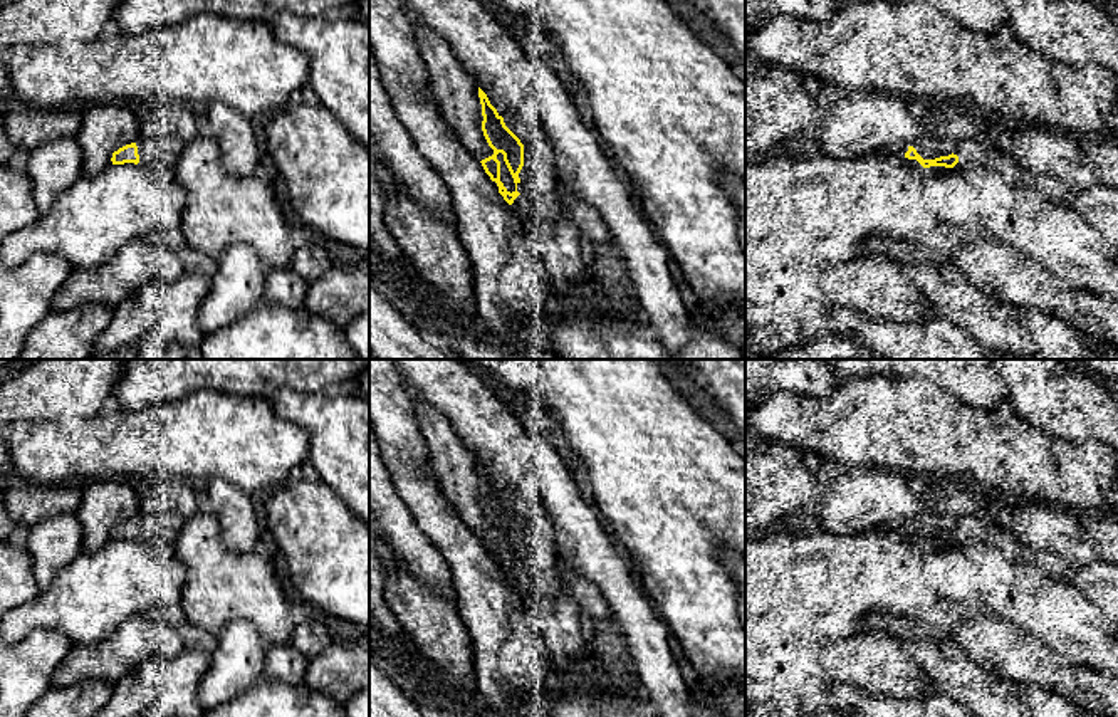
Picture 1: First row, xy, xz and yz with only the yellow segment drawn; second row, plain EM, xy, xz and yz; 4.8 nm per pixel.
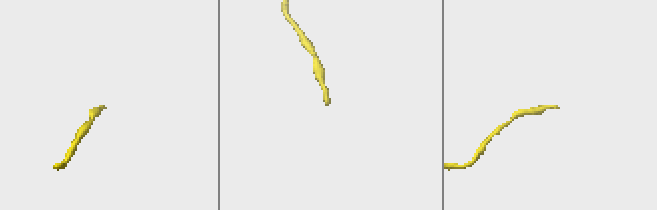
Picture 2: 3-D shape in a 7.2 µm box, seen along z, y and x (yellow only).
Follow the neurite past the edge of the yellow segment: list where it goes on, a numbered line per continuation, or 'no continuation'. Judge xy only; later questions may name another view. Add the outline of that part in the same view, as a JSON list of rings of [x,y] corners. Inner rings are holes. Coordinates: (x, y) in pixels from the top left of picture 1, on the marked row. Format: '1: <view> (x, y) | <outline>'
1: xy (160, 153) | [[[171,136],[166,138],[138,138],[136,141],[139,163],[159,171],[173,170],[181,151],[181,143]]]

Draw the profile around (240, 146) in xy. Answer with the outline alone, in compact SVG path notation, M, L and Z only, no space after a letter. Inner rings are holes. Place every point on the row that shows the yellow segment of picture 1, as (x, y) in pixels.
M212 102L201 107L212 129L212 139L220 148L222 166L238 176L252 176L262 161L265 151L262 134L247 118L235 107L223 102Z

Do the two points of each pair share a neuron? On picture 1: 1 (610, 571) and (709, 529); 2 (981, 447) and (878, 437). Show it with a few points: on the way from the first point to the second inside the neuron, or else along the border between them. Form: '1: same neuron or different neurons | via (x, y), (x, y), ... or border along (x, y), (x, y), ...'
1: different neurons | border along (632, 566), (638, 585), (652, 600)
2: same neuron | via (956, 439), (903, 435)

